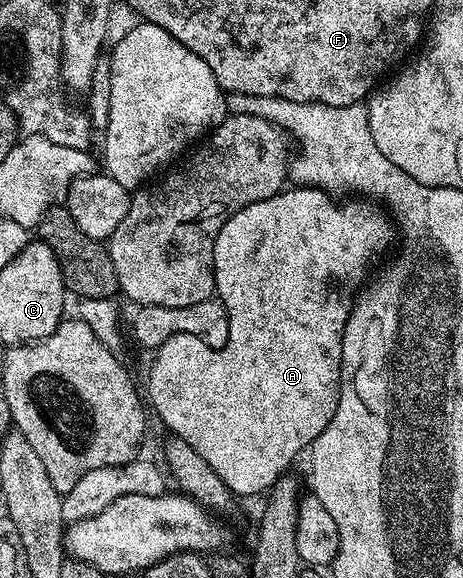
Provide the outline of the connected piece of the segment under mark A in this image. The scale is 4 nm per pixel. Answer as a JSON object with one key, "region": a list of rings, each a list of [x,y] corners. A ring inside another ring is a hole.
{"region":[[[294,185],[294,186],[291,186],[291,187],[290,187],[290,188],[289,188],[289,189],[283,189],[283,190],[281,190],[281,191],[279,191],[279,192],[278,192],[278,194],[276,194],[276,195],[273,195],[273,196],[272,196],[272,197],[268,197],[268,198],[267,198],[267,199],[265,199],[265,200],[264,200],[264,201],[256,201],[256,202],[255,202],[255,203],[253,203],[253,204],[252,204],[252,205],[248,205],[248,206],[247,206],[247,207],[241,207],[241,209],[239,209],[239,211],[238,211],[238,212],[237,212],[237,213],[235,213],[235,214],[234,214],[234,215],[233,215],[233,217],[232,217],[232,218],[230,218],[230,219],[229,219],[229,220],[228,220],[228,222],[227,222],[227,223],[225,223],[225,225],[223,225],[223,227],[222,227],[222,228],[221,228],[221,229],[220,229],[220,233],[219,233],[219,234],[218,234],[218,236],[217,236],[217,237],[216,237],[216,241],[215,241],[215,242],[214,242],[214,289],[215,289],[215,292],[216,292],[216,295],[217,295],[217,298],[219,298],[219,299],[221,299],[221,301],[222,301],[222,303],[223,303],[223,304],[224,304],[224,305],[225,305],[225,307],[226,307],[226,312],[227,312],[227,313],[228,313],[228,321],[229,321],[229,322],[230,322],[230,332],[229,332],[229,333],[228,333],[228,337],[227,337],[227,338],[226,338],[226,341],[225,341],[225,343],[223,343],[223,344],[221,344],[221,346],[219,346],[219,347],[217,347],[217,346],[214,346],[214,345],[211,345],[211,344],[209,344],[209,343],[207,343],[207,342],[206,342],[206,340],[204,340],[204,339],[201,339],[201,338],[200,338],[200,337],[196,337],[196,336],[195,336],[195,335],[177,335],[177,336],[176,336],[176,337],[168,337],[168,341],[164,341],[164,345],[160,345],[160,346],[159,346],[159,347],[158,347],[158,348],[156,348],[156,350],[155,350],[155,351],[154,351],[154,352],[153,352],[153,355],[154,355],[154,364],[152,364],[152,365],[151,365],[151,367],[150,367],[150,380],[148,380],[148,381],[147,381],[147,383],[146,383],[146,391],[147,391],[147,392],[146,392],[146,391],[145,391],[145,394],[146,394],[146,395],[147,395],[147,396],[148,396],[148,403],[149,403],[149,406],[150,406],[150,407],[151,407],[151,408],[152,408],[152,411],[153,411],[153,407],[152,407],[152,406],[154,406],[154,411],[155,411],[155,413],[156,413],[156,414],[158,414],[158,415],[159,415],[159,417],[160,417],[160,418],[162,418],[162,423],[163,423],[163,425],[164,425],[164,426],[166,426],[166,427],[167,427],[167,429],[168,429],[168,430],[170,430],[170,432],[169,432],[169,434],[170,434],[170,435],[171,435],[171,436],[174,436],[174,437],[177,437],[177,438],[179,438],[179,439],[183,439],[183,440],[184,440],[184,441],[188,441],[188,445],[192,445],[192,449],[196,449],[196,453],[200,453],[200,457],[204,457],[204,461],[208,461],[208,465],[212,465],[212,469],[213,469],[213,470],[214,470],[214,472],[215,472],[215,473],[216,473],[216,477],[220,477],[220,481],[224,481],[224,485],[228,485],[228,489],[229,489],[229,490],[230,490],[230,491],[233,491],[233,492],[234,492],[234,494],[235,494],[235,496],[238,496],[238,497],[242,497],[242,495],[258,495],[258,494],[260,494],[260,493],[261,493],[261,491],[262,491],[262,494],[263,494],[263,493],[266,493],[266,492],[269,492],[269,490],[270,490],[270,488],[271,488],[271,487],[273,487],[273,486],[274,486],[274,483],[275,483],[275,481],[277,481],[277,479],[279,479],[279,477],[280,477],[280,476],[281,476],[281,475],[284,475],[284,474],[287,474],[287,472],[289,472],[289,471],[290,471],[290,470],[291,470],[291,468],[290,468],[290,466],[292,466],[292,465],[293,465],[293,463],[294,463],[294,458],[296,458],[296,457],[297,457],[297,455],[298,455],[298,454],[300,454],[300,453],[301,453],[301,451],[302,451],[302,454],[303,454],[303,452],[305,452],[305,451],[306,451],[306,450],[307,450],[307,449],[308,449],[308,448],[310,448],[310,447],[311,447],[311,445],[312,445],[312,444],[314,444],[314,442],[315,442],[315,441],[316,441],[316,437],[320,437],[320,433],[324,433],[324,429],[328,429],[328,421],[332,421],[332,417],[333,417],[333,416],[334,416],[334,414],[335,414],[335,413],[336,413],[336,405],[337,405],[337,404],[338,404],[338,394],[339,394],[339,393],[340,393],[340,385],[341,385],[341,384],[342,384],[342,334],[343,334],[343,333],[344,333],[344,329],[345,329],[345,328],[346,328],[346,322],[347,322],[347,321],[348,321],[348,317],[349,317],[349,316],[350,316],[350,310],[352,310],[352,308],[353,308],[353,307],[354,307],[354,301],[355,301],[355,299],[357,299],[357,298],[358,298],[358,296],[359,296],[359,294],[360,294],[360,292],[361,292],[361,291],[362,291],[362,290],[363,290],[363,287],[364,287],[364,284],[365,284],[365,283],[366,283],[366,282],[367,282],[367,279],[368,279],[368,276],[366,276],[366,274],[368,274],[368,273],[369,273],[369,271],[370,271],[370,262],[372,262],[372,261],[373,261],[373,259],[378,259],[378,258],[380,258],[380,257],[381,257],[381,255],[382,255],[382,254],[384,254],[384,253],[385,253],[385,251],[386,251],[386,250],[388,250],[388,249],[389,249],[389,247],[390,247],[390,242],[392,242],[392,241],[393,241],[393,239],[394,239],[394,235],[395,235],[395,236],[396,236],[396,227],[395,227],[395,224],[394,224],[394,223],[393,223],[393,222],[392,222],[392,219],[391,219],[391,216],[390,216],[390,215],[389,215],[389,214],[387,214],[387,212],[386,212],[386,211],[385,211],[385,210],[383,210],[383,208],[382,208],[382,207],[381,207],[381,206],[378,206],[378,205],[375,205],[375,204],[374,204],[374,203],[373,203],[373,202],[370,202],[370,201],[367,201],[367,200],[366,200],[366,199],[365,199],[365,198],[362,198],[362,197],[346,197],[346,198],[343,198],[343,199],[346,199],[346,200],[344,200],[344,201],[343,201],[343,203],[337,203],[337,201],[336,201],[336,200],[334,200],[334,199],[337,199],[337,198],[335,198],[335,196],[334,196],[334,195],[333,195],[333,194],[331,194],[331,192],[329,192],[329,191],[322,191],[322,190],[321,190],[321,189],[320,189],[320,188],[319,188],[319,187],[300,187],[300,186],[297,186],[297,185]]]}

